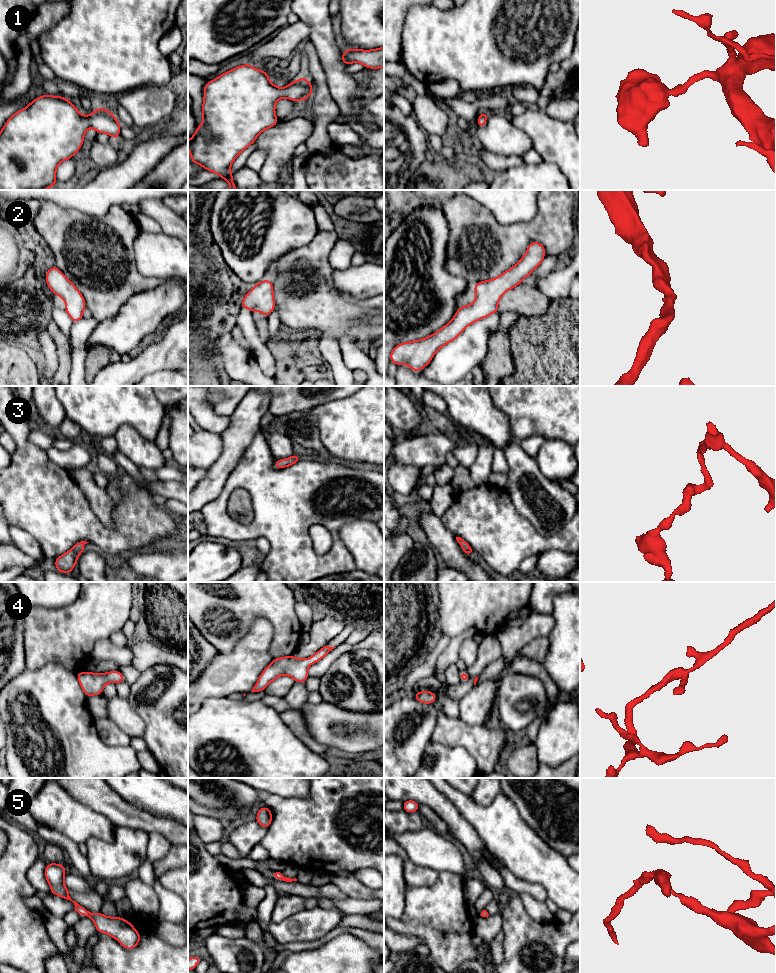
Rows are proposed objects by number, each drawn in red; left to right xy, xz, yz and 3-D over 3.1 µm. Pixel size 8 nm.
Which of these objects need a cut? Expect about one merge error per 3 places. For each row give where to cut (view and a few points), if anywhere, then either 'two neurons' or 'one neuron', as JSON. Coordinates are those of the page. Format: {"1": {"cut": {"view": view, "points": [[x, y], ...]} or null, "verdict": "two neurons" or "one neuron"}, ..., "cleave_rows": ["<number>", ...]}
{"1": {"cut": null, "verdict": "one neuron"}, "2": {"cut": null, "verdict": "one neuron"}, "3": {"cut": null, "verdict": "one neuron"}, "4": {"cut": null, "verdict": "one neuron"}, "5": {"cut": null, "verdict": "one neuron"}, "cleave_rows": []}

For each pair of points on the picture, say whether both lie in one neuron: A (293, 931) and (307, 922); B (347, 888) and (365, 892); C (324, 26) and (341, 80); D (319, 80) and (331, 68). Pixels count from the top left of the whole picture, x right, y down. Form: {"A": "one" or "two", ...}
{"A": "one", "B": "one", "C": "one", "D": "two"}

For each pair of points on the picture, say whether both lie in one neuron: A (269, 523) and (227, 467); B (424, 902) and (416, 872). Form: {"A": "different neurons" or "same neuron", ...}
{"A": "different neurons", "B": "different neurons"}

